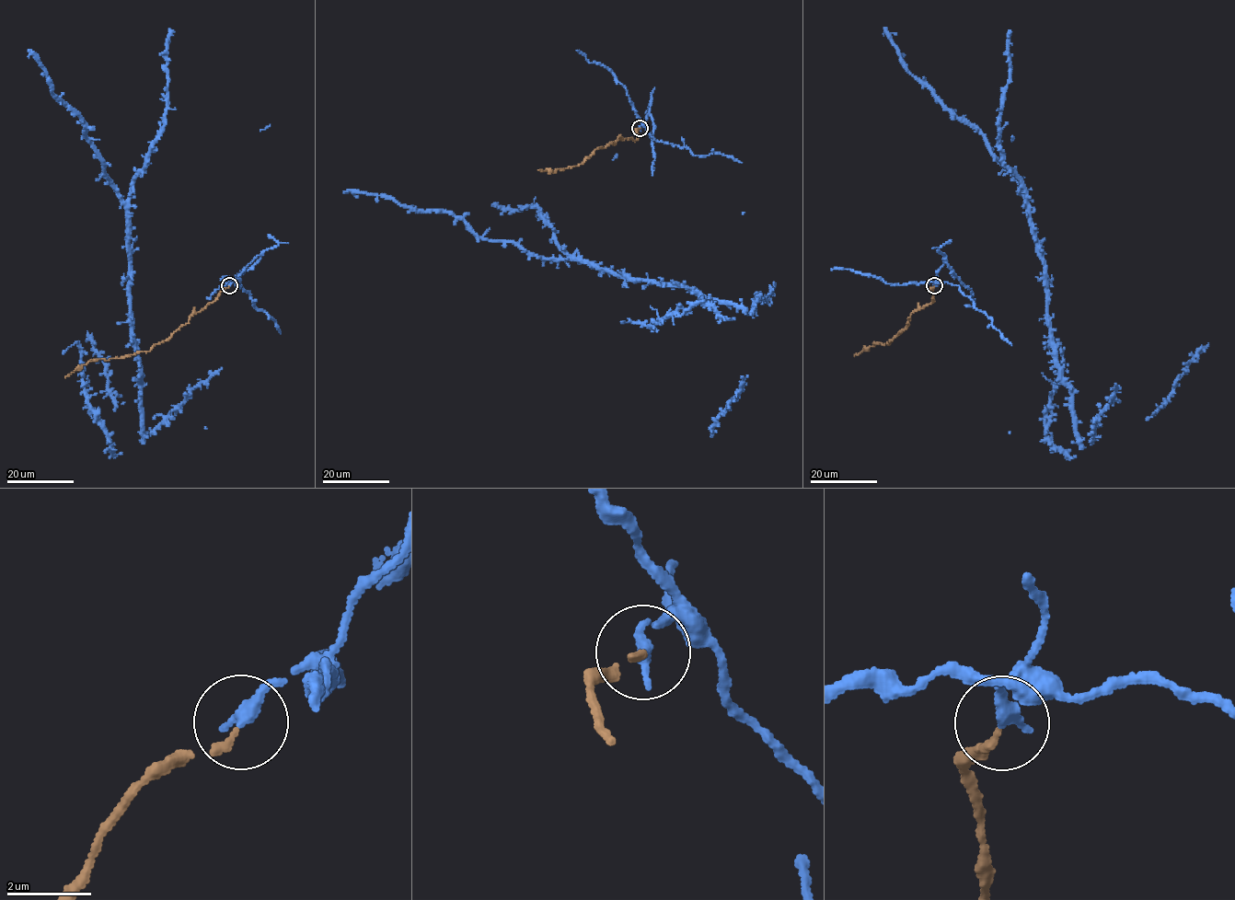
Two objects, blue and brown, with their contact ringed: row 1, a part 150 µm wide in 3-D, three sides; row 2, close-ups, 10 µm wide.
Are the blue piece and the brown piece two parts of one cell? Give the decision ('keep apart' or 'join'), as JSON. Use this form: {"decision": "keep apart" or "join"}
{"decision": "keep apart"}

